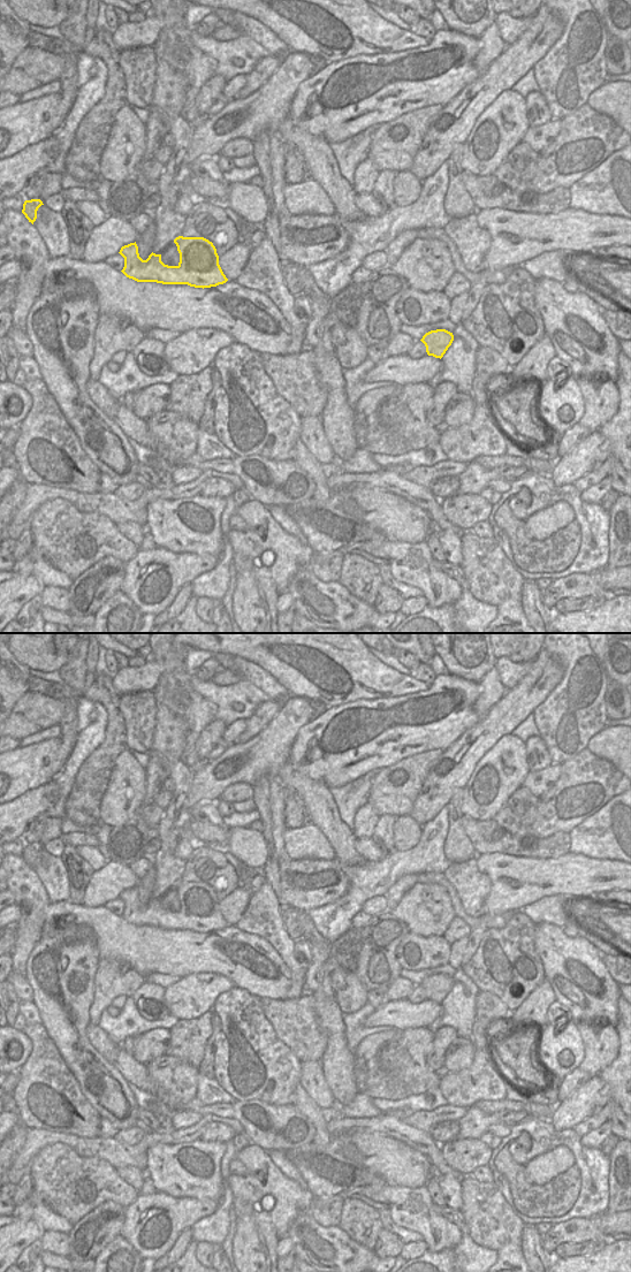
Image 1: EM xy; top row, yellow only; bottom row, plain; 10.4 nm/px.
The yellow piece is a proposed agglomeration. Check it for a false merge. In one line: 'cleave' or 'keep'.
keep

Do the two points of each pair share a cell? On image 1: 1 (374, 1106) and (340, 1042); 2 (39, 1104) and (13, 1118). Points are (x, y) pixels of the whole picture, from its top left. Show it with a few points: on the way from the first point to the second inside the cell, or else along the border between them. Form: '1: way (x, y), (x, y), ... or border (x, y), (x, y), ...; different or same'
1: border (357, 1092), (349, 1103), (341, 1106); different
2: border (16, 1111), (20, 1122); different

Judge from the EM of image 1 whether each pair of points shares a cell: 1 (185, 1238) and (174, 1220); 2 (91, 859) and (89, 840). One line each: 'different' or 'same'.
1: different
2: different

